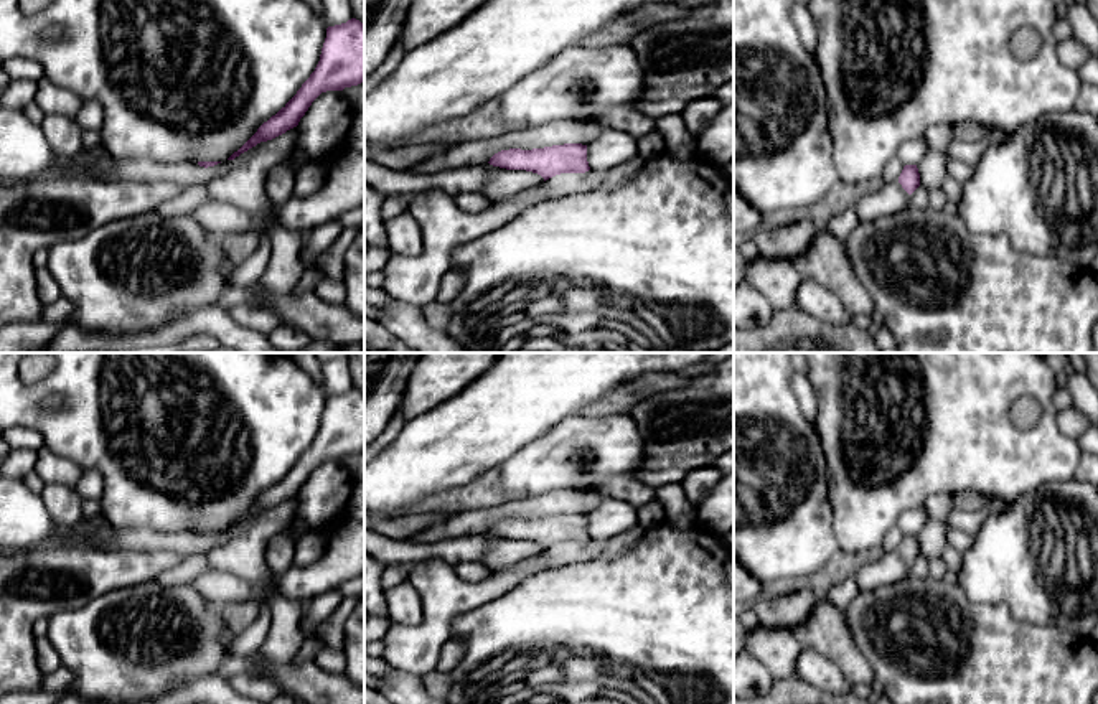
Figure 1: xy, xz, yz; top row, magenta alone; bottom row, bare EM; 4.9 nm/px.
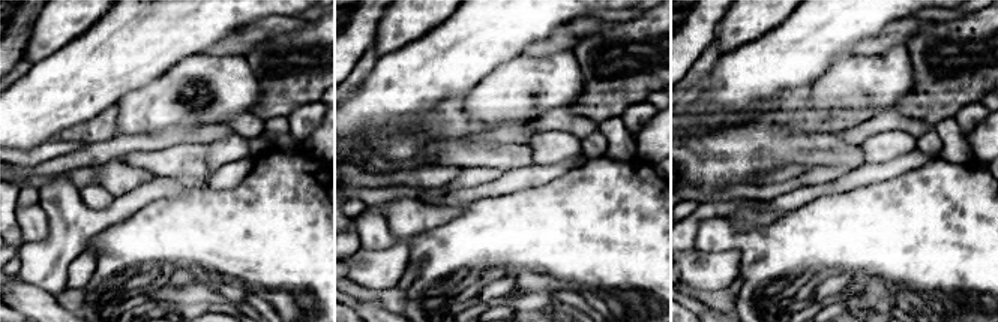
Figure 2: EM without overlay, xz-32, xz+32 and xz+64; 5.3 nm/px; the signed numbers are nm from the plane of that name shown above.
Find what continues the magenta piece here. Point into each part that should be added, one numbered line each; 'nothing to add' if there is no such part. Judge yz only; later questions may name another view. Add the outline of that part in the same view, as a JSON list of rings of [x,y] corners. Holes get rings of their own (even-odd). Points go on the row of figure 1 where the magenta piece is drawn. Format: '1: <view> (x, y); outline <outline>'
1: yz (891, 198); outline [[[899,180],[885,183],[877,191],[844,195],[847,206],[859,223],[875,221],[880,216],[892,216],[908,208],[910,195]]]

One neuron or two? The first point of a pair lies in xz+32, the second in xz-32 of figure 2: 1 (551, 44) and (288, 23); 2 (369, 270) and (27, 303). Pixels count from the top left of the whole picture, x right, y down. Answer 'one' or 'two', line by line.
1: one
2: two

